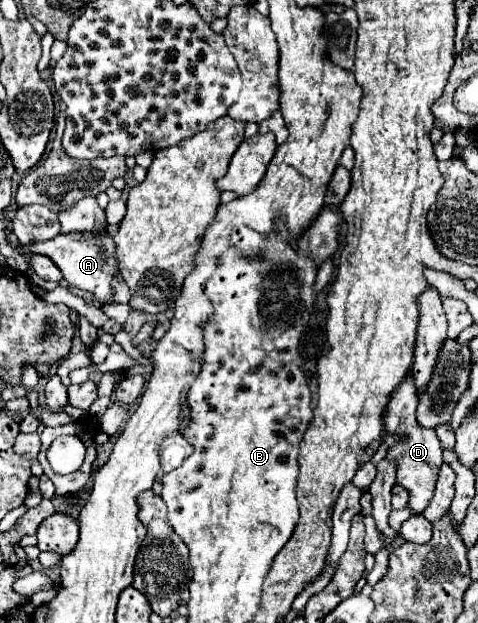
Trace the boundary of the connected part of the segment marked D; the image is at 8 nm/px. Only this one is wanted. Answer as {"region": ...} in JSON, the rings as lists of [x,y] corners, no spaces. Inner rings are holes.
{"region":[[[411,372],[403,378],[403,382],[393,390],[389,396],[389,404],[383,412],[383,422],[385,422],[385,436],[399,436],[401,440],[395,442],[391,448],[387,448],[387,460],[397,466],[397,484],[409,490],[411,500],[409,508],[413,514],[421,514],[425,510],[425,504],[429,504],[433,496],[433,486],[437,480],[437,470],[441,466],[441,444],[437,440],[435,430],[421,428],[415,418],[415,408],[417,408],[417,388],[415,388],[415,378]]]}

